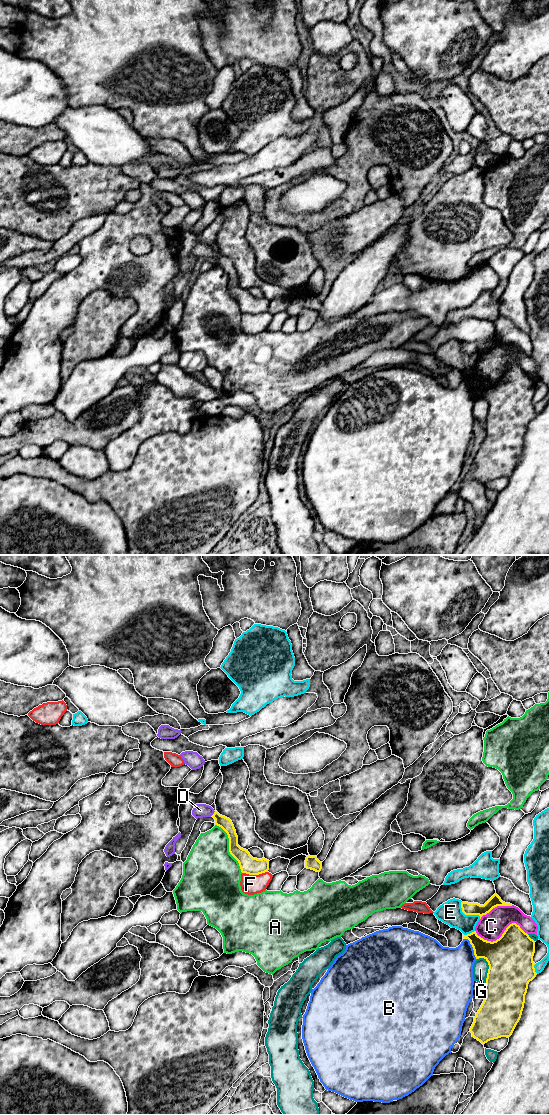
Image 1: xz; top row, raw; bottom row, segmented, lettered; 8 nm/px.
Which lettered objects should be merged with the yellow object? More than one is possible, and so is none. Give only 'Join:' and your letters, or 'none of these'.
Join: D

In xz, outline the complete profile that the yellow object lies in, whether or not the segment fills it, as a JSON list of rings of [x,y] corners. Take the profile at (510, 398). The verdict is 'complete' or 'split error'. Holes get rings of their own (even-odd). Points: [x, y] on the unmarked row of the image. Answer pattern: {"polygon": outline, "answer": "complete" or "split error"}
{"polygon": [[[516,363],[510,364],[502,376],[493,382],[484,380],[476,371],[463,374],[463,379],[470,381],[476,399],[484,398],[489,405],[485,425],[486,437],[470,468],[472,477],[483,485],[501,477],[509,478],[521,458],[528,424],[537,415],[533,402],[536,381]]], "answer": "complete"}

